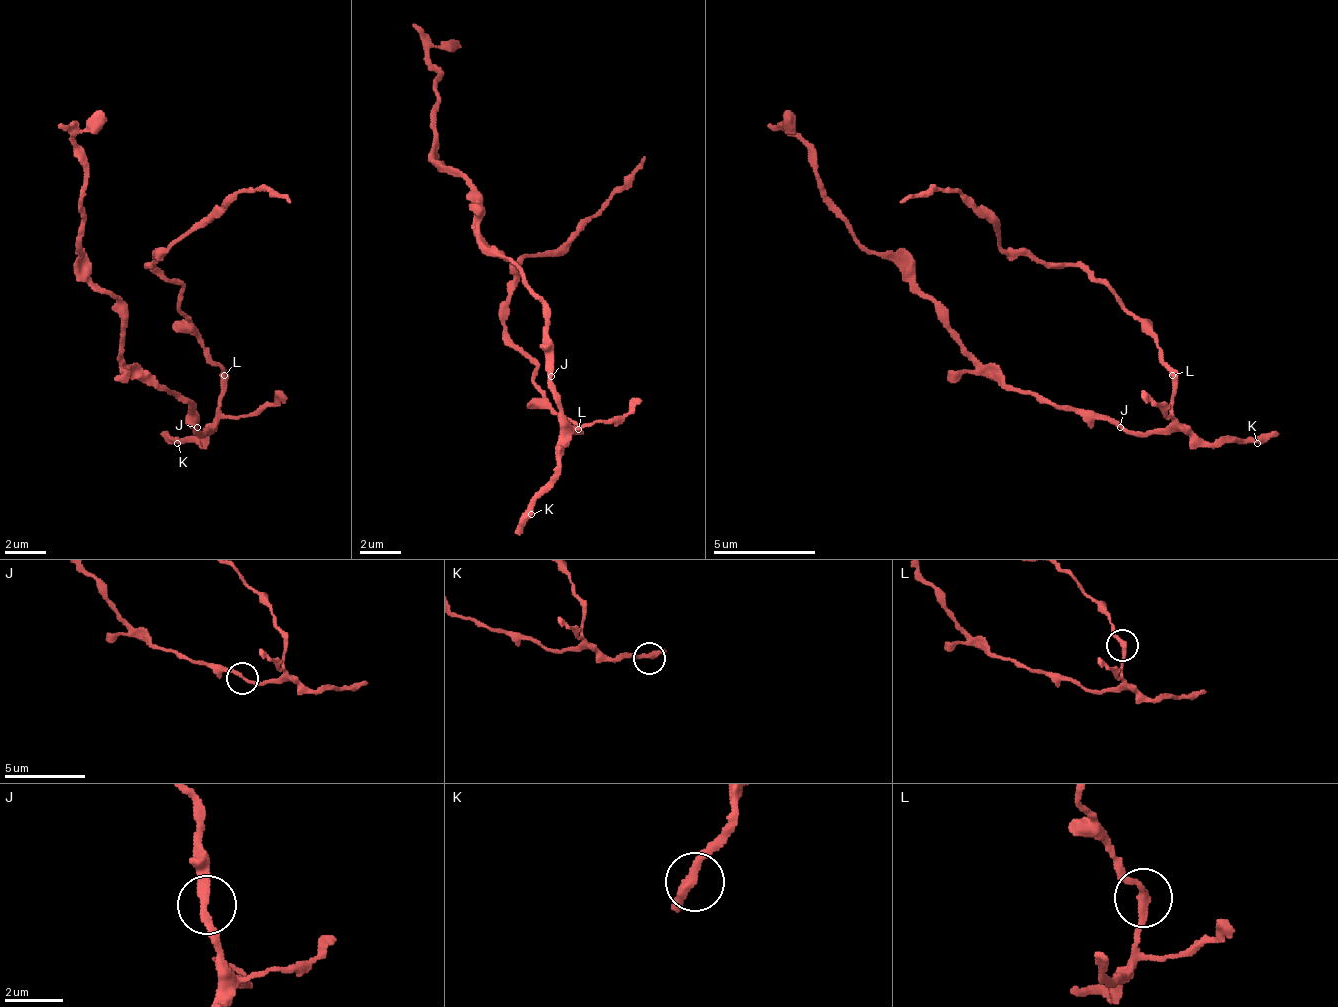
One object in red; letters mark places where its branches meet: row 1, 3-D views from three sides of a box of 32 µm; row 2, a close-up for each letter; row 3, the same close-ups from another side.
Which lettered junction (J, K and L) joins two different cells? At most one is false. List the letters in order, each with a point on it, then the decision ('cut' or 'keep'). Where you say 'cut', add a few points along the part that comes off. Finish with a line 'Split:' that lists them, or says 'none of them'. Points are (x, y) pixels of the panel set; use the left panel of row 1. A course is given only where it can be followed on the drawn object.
J: (197, 427) | keep
K: (177, 443) | keep
L: (224, 375) | cut | (222, 376), (197, 336), (182, 290), (151, 264), (161, 254), (202, 229), (238, 193), (278, 193), (289, 203)
Split: L

